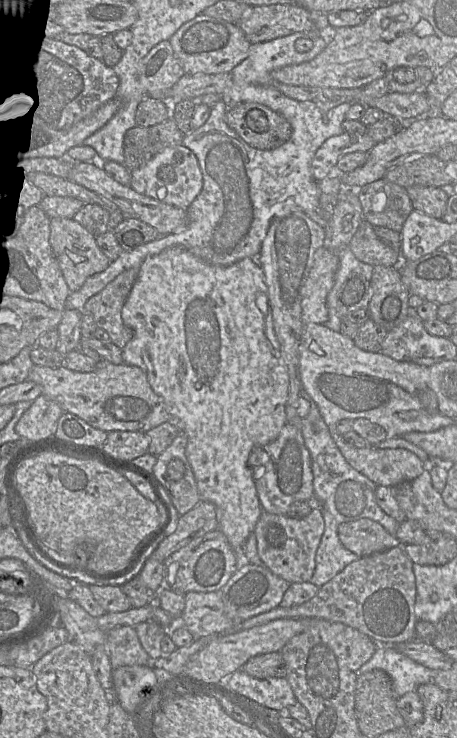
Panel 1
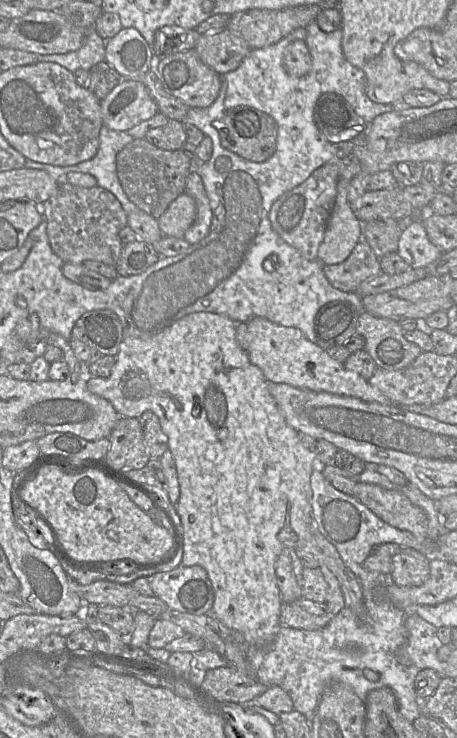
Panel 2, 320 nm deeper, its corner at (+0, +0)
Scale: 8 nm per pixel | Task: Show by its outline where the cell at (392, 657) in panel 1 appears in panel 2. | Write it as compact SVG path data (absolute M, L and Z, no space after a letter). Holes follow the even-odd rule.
M375 595L373 599L364 600L366 615L364 620L354 613L342 609L334 615L331 621L319 630L303 630L280 625L274 641L267 648L249 646L247 659L257 677L266 687L279 686L286 691L292 699L294 710L306 716L311 722L318 703L330 683L338 682L349 685L355 694L366 701L370 691L389 687L393 690L400 714L409 722L413 722L422 715L423 703L417 698L414 681L419 669L402 665L397 659L397 651L406 641L406 627L404 619L407 614L397 609L390 601ZM365 669L373 670L379 674L377 681L370 681L363 673Z

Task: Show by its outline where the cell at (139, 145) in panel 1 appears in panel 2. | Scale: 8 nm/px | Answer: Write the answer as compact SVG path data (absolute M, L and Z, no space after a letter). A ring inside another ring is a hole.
M145 138L134 139L116 155L117 176L129 200L158 220L169 205L185 193L192 156L195 155L189 155L184 149L168 151L154 146Z

